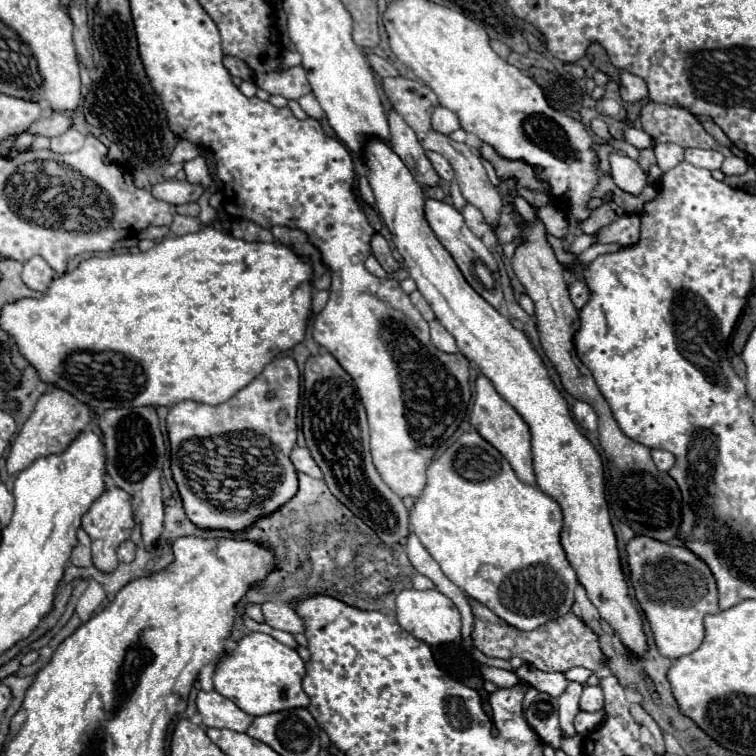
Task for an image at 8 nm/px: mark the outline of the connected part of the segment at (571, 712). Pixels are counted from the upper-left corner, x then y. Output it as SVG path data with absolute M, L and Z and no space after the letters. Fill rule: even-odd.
M568 683L566 691L558 697L558 701L560 701L560 729L562 729L562 737L572 737L576 733L572 721L574 721L574 717L580 711L580 707L578 707L580 693L582 693L582 685L580 683Z

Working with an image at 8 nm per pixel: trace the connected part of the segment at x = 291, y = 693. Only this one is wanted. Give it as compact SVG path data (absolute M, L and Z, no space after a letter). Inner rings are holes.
M250 633L238 639L236 647L218 659L212 681L214 689L220 695L232 699L248 715L258 717L280 709L306 707L310 699L302 691L304 675L306 675L304 661L292 647L282 645L270 635Z

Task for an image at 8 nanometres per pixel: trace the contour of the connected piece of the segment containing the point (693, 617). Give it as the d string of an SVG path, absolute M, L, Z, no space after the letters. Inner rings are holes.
M646 535L628 541L626 553L636 599L650 623L660 655L678 659L696 651L704 639L704 615L720 611L716 579L708 565L686 547L672 547Z

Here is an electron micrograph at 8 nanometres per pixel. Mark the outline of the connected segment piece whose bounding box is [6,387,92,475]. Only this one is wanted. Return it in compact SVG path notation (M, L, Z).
M52 387L50 393L44 393L34 409L34 413L28 417L28 421L22 425L18 437L14 439L12 447L10 447L10 455L6 459L6 469L10 475L20 473L22 469L26 469L28 465L32 465L36 459L52 455L52 453L64 453L66 447L82 433L86 431L86 427L90 425L92 413L90 409L80 403L76 397L72 397L70 393Z

